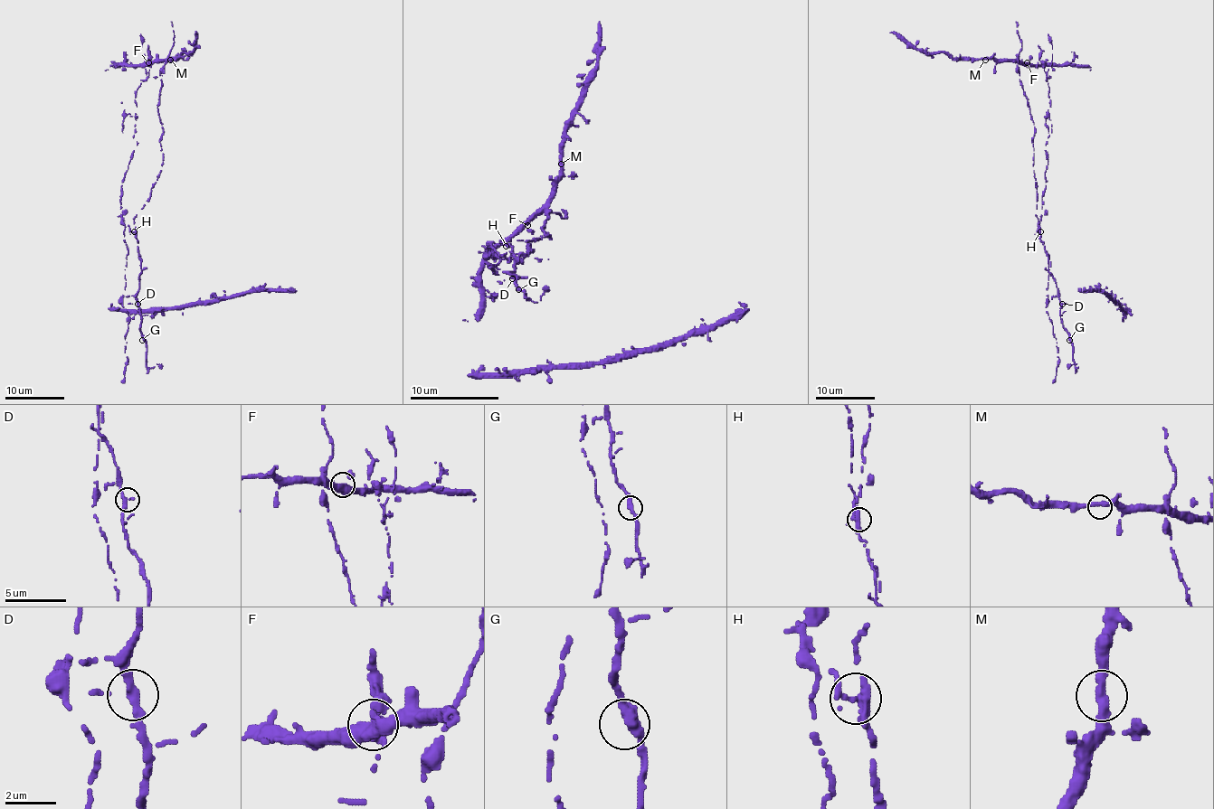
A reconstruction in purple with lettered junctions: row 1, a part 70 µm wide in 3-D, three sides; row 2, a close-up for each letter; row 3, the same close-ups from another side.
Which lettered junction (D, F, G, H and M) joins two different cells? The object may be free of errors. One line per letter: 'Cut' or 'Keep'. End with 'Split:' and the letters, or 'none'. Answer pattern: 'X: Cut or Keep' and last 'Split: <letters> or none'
D: Keep
F: Keep
G: Keep
H: Cut
M: Keep
Split: H

